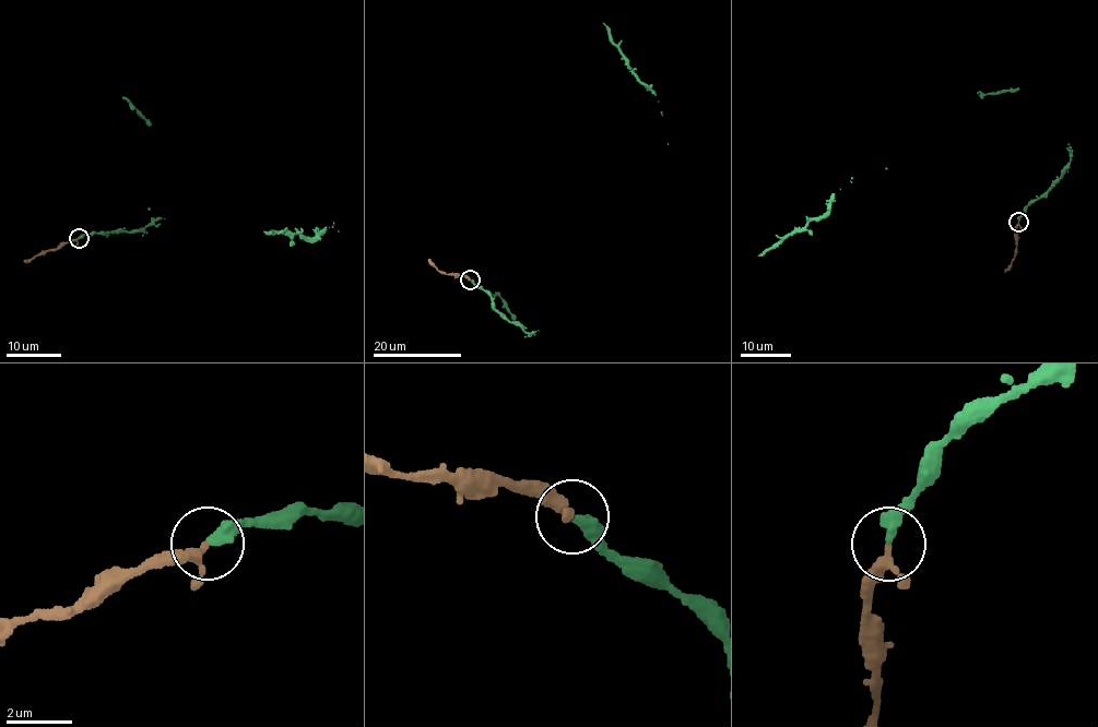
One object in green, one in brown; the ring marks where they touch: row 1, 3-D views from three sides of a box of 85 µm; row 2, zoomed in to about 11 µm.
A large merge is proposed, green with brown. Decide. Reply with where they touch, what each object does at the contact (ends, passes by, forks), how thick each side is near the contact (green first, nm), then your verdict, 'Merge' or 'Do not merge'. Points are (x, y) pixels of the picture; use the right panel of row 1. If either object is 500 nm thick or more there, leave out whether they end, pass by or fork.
Place: (1018, 222). At the ring green ends. At the ring brown passes by. Thickness 400 nm (green) against 240 nm. Merge

